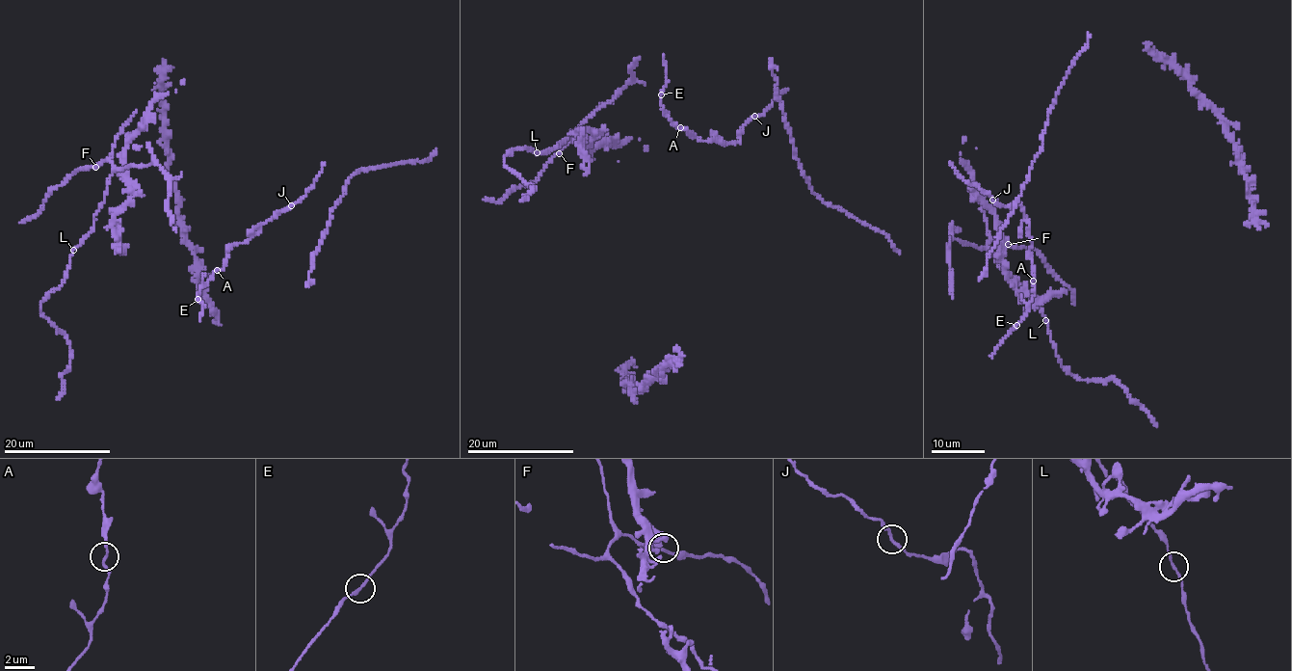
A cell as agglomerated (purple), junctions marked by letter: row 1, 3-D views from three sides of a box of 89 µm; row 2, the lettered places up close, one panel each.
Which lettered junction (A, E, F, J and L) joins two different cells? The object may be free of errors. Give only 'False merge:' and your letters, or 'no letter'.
False merge: no letter

